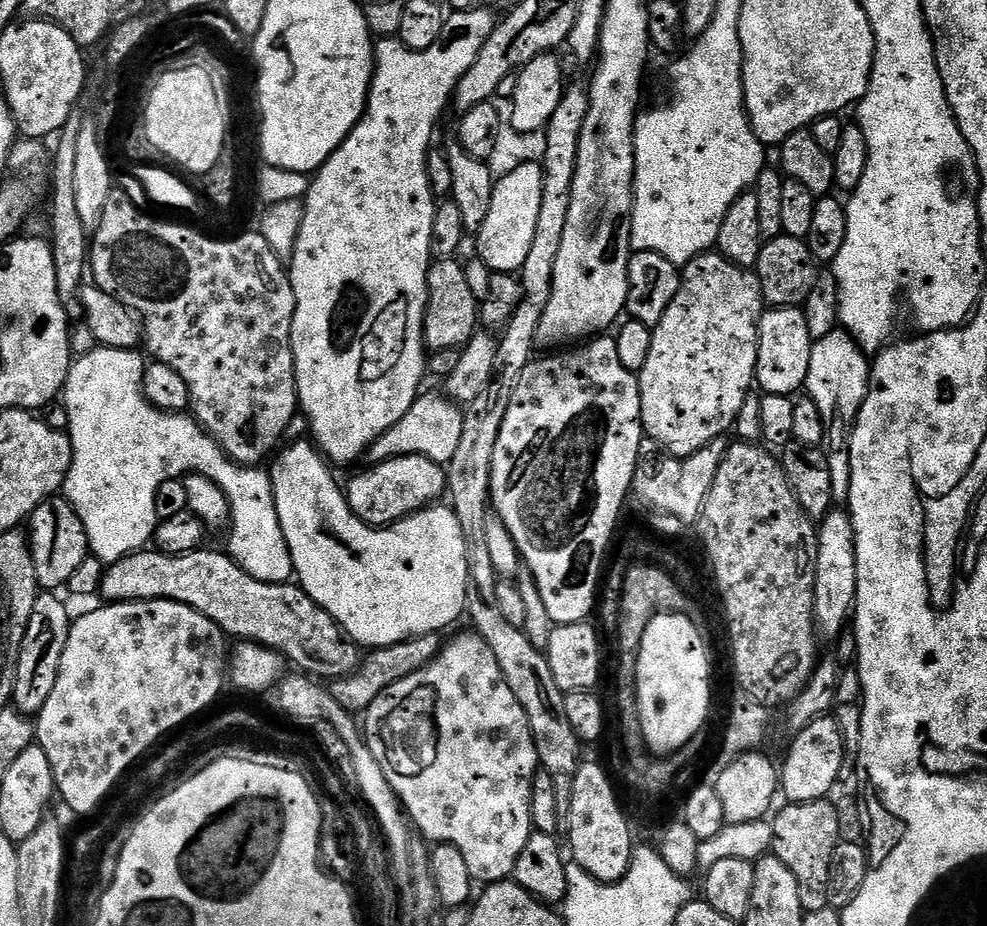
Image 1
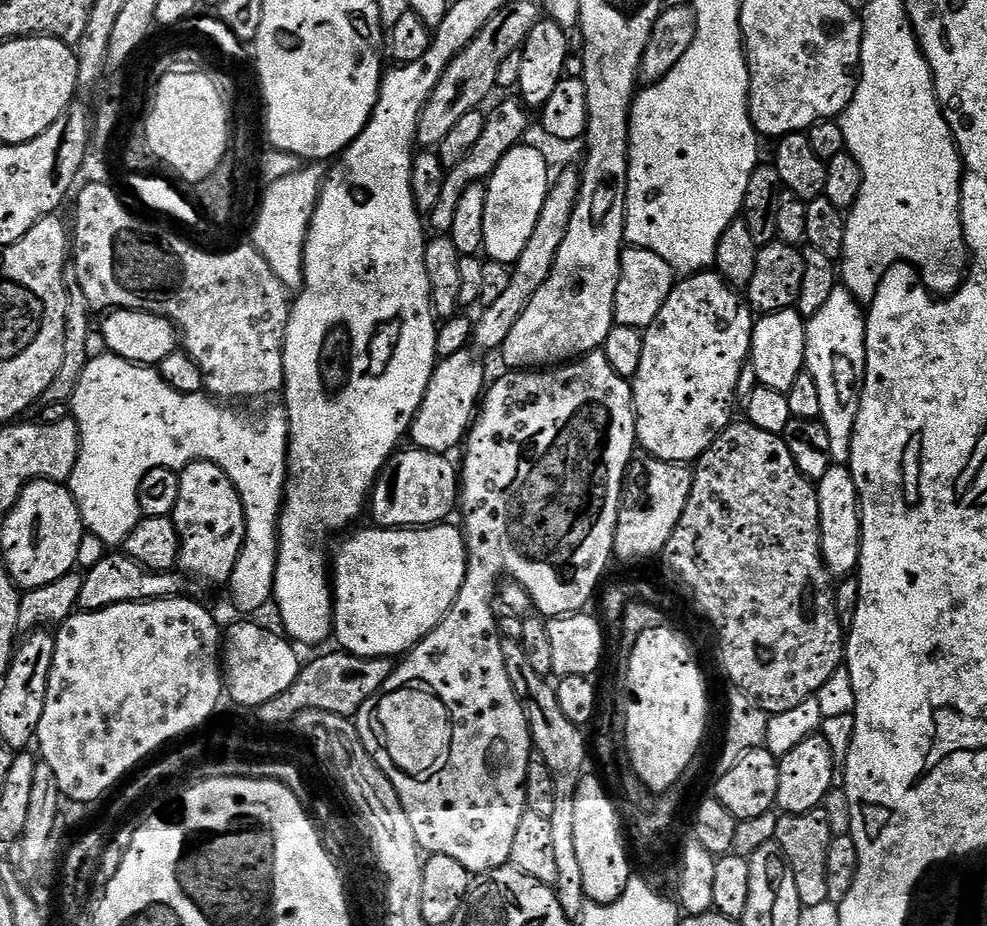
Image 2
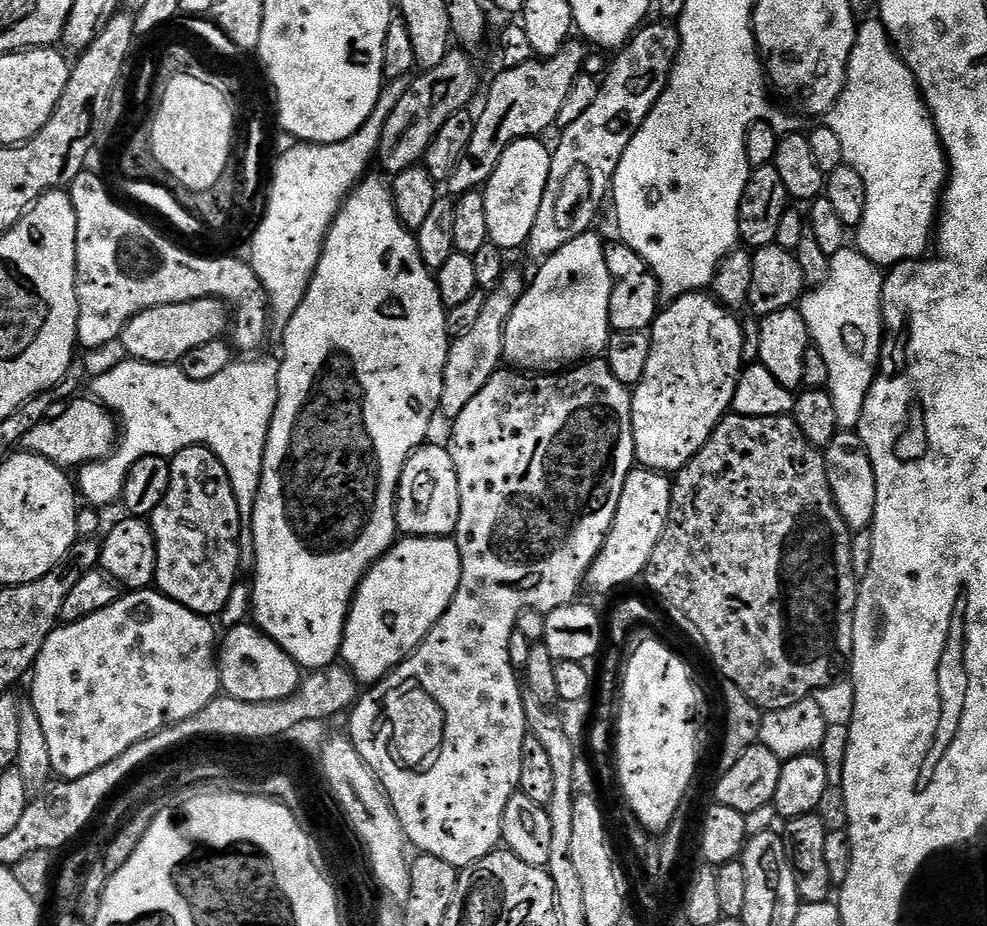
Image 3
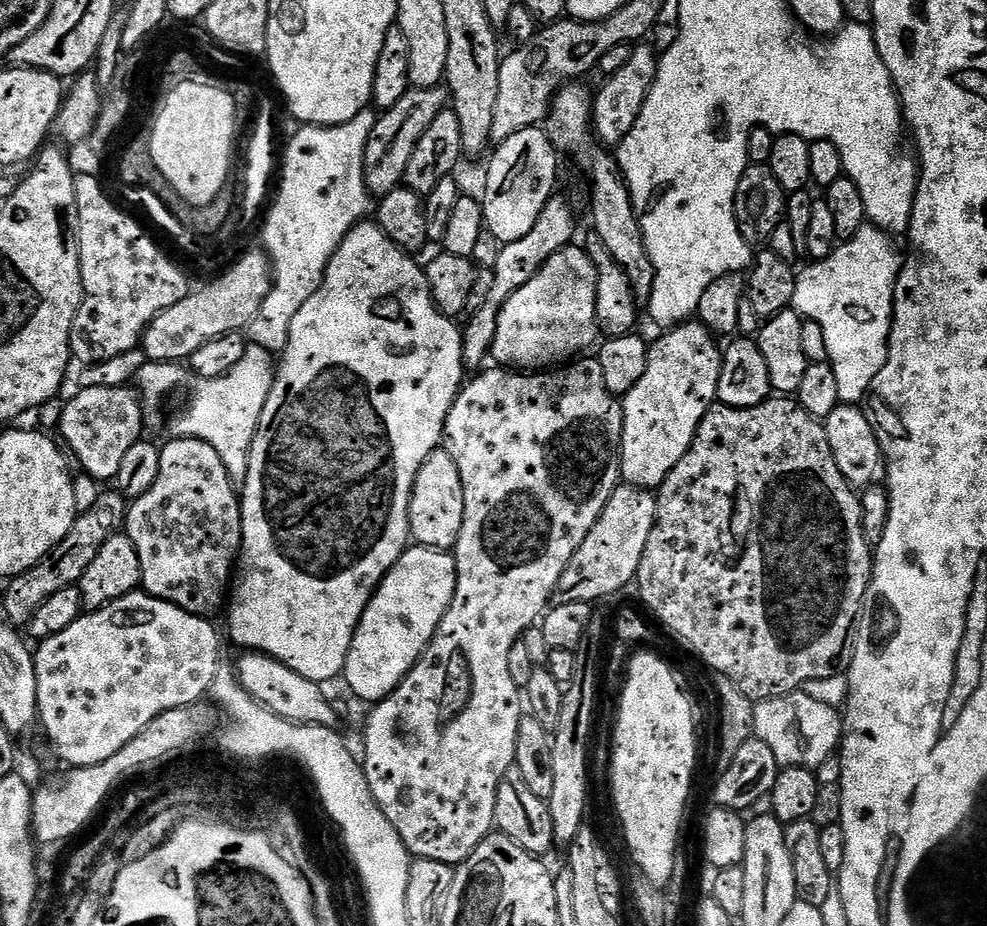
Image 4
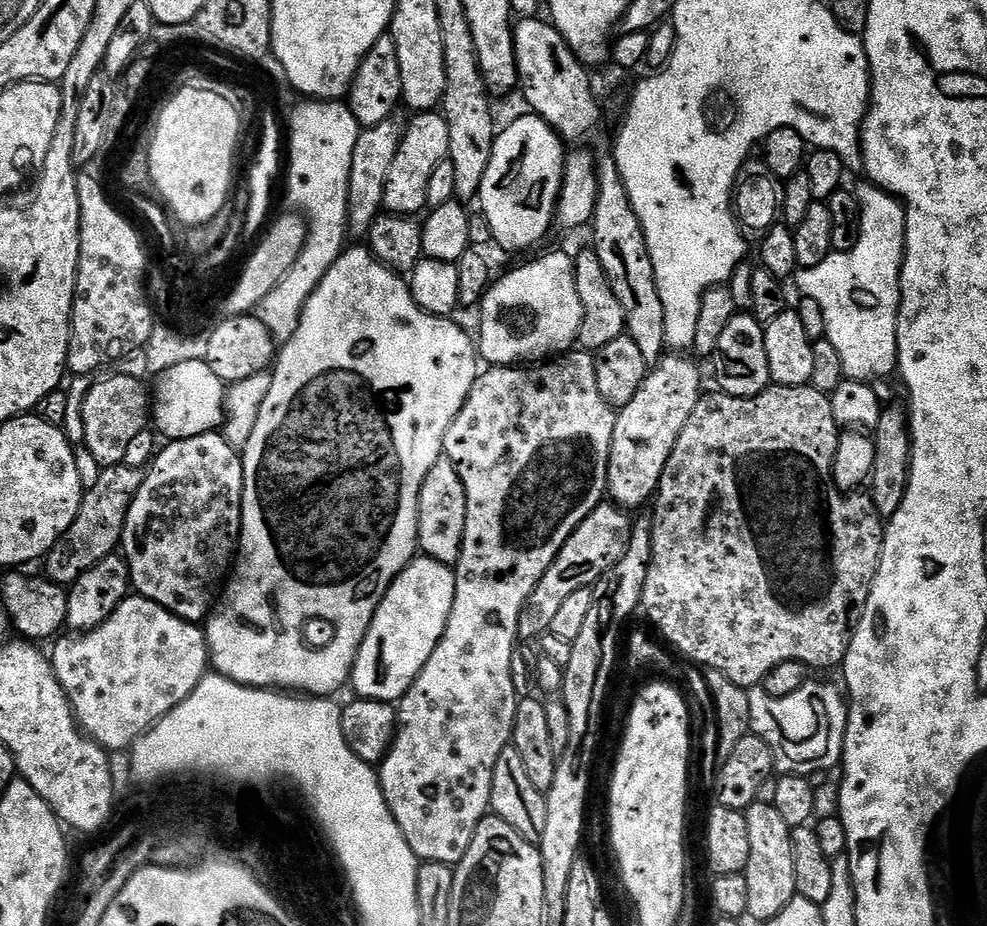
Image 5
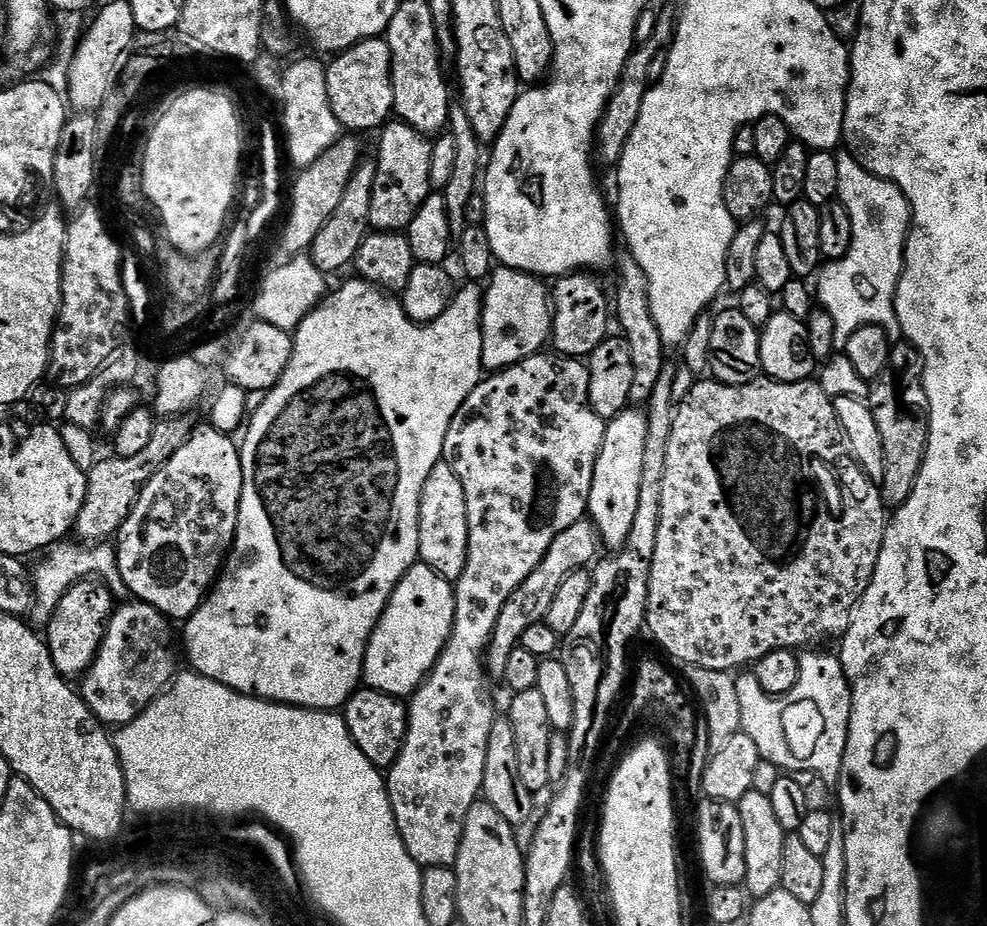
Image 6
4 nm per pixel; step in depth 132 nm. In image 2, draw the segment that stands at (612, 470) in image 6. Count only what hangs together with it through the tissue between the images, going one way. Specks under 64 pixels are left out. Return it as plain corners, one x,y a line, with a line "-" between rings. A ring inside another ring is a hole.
715,270
688,274
681,280
684,280
681,284
680,281
673,283
666,306
658,310
658,318
654,318
649,328
643,329
642,363
638,365
638,374
630,380
639,447
645,448
653,461
665,465
691,465
728,427
733,419
732,404
737,403
738,378
742,366
749,363
752,351
754,313
747,299

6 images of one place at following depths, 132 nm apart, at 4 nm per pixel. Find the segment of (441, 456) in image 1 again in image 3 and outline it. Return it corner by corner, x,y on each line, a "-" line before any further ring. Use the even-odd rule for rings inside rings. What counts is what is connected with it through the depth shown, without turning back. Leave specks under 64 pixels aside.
505,271
502,282
498,282
496,289
483,297
478,318
475,319
472,327
449,343
439,407
443,415
445,412
448,418
455,418
458,414
462,414
470,398
474,398
474,394
478,394
478,390
482,390
482,386
486,386
486,382
490,382
490,378
501,367
504,360
506,322
510,314
514,314
514,306
518,306
525,287
526,276
524,280
520,272

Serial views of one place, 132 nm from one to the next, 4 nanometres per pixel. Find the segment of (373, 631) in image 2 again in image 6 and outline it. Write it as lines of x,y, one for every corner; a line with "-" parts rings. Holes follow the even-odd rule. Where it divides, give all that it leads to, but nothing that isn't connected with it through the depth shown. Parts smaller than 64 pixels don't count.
423,562
416,563
398,582
386,610
376,623
364,655
363,683
369,689
399,698
411,697
436,665
454,626
453,585

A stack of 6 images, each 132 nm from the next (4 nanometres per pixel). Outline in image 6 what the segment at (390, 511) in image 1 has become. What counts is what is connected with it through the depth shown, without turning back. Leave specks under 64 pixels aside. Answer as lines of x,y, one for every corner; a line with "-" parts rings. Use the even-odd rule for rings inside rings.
441,462
430,470
430,478
426,478
426,486
422,486
420,499
420,560
434,569
442,579
455,582
466,570
468,557
468,519
466,518
466,490
462,490
462,482
452,465

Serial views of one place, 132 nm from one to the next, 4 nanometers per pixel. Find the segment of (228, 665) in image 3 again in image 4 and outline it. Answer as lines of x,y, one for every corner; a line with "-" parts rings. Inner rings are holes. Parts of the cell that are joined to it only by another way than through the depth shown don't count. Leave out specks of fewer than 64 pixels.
245,653
236,665
237,679
252,699
270,709
284,720
299,724
316,724
324,728
339,727
338,718
331,704
322,699
321,685
310,682
300,674
295,674
284,663
280,663
264,653

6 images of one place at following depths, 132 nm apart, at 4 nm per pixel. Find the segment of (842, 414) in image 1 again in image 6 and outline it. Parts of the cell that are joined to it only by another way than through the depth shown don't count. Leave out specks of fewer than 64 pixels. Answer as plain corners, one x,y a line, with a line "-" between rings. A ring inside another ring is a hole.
844,150
836,156
838,162
839,203
846,206
850,222
854,222
854,238
846,255
840,260
825,263
819,269
814,292
818,297
819,307
834,318
834,338
837,345
844,346
855,331
862,327
880,327
886,333
899,333
900,323
896,317
896,287
904,273
904,245
908,243
908,230
912,227
912,207
902,194
902,190
888,180
883,180
870,173
854,159
851,152

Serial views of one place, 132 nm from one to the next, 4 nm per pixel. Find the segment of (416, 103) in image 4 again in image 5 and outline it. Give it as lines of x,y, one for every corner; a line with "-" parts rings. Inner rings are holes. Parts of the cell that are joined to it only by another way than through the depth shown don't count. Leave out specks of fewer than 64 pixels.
397,110
390,118
382,118
378,126
363,129
354,142
354,158
350,158
350,190
348,191
348,223
346,232
349,237
367,237
370,226
376,216
381,215
386,190
386,173
394,163
394,154
398,154
398,146
406,134
406,126
410,119
409,113

